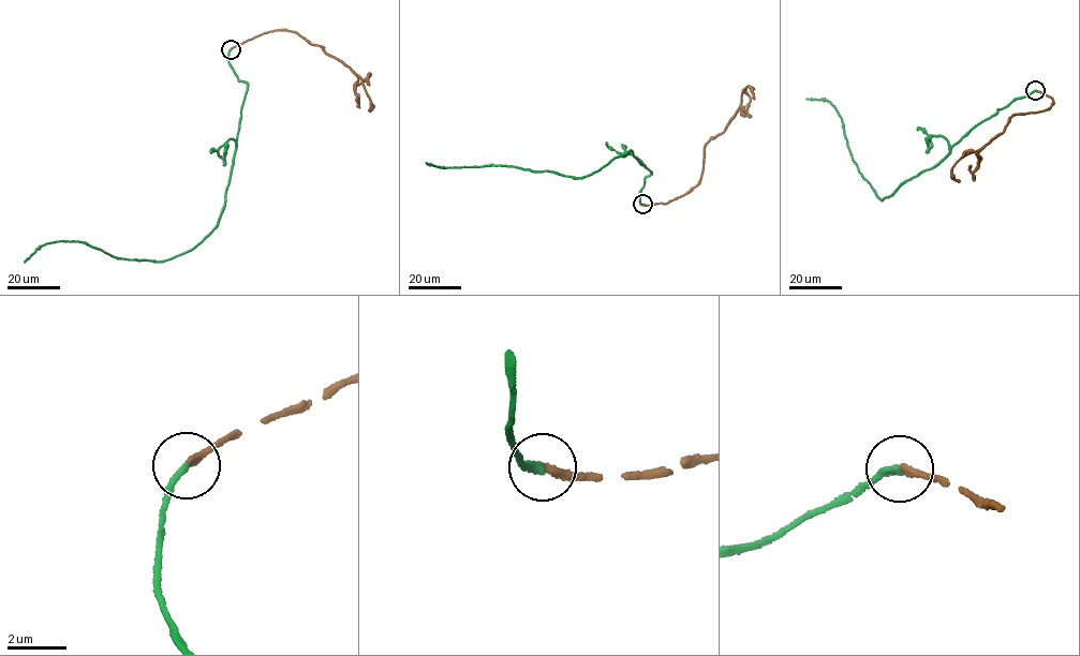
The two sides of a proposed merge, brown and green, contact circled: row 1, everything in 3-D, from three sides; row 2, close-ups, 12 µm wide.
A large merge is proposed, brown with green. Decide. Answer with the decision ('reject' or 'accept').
accept

